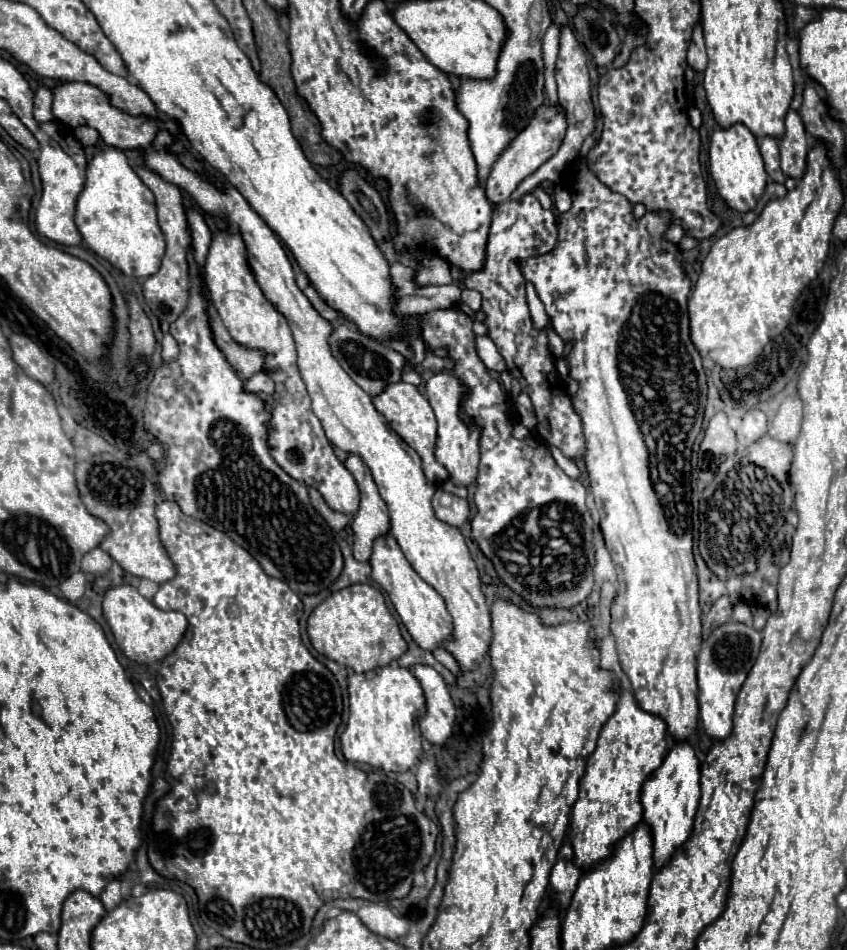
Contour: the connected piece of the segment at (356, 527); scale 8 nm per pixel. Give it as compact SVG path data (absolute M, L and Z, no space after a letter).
M350 455L344 465L354 475L360 487L360 509L352 521L352 531L354 531L352 551L354 551L354 559L364 563L372 555L374 539L390 531L390 513L384 499L380 497L376 489L370 469L362 463L362 459L356 455Z

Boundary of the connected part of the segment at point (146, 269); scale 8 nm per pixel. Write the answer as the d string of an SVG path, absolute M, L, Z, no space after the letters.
M104 147L92 157L74 221L84 243L126 277L150 277L158 271L166 245L156 219L154 195L132 171L122 149Z

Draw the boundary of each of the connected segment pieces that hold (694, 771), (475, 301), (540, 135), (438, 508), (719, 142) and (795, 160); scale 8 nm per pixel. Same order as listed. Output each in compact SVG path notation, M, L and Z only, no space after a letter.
M676 743L664 763L642 785L644 823L652 833L654 843L654 869L662 867L666 859L690 837L694 815L700 799L700 763L690 743Z
M465 288L461 294L461 301L477 311L481 308L482 297L477 291Z
M546 101L542 107L538 107L534 119L530 119L530 123L510 141L510 147L506 147L506 151L494 163L490 177L486 181L486 197L492 203L506 201L522 179L532 175L542 163L546 163L560 149L564 135L566 135L566 111L562 111L560 105L550 105Z
M442 489L436 491L432 505L434 505L436 517L448 525L454 525L454 527L460 527L470 515L470 507L468 507L466 499L460 499L460 497L446 493Z
M734 123L728 129L722 127L714 129L714 133L710 135L710 175L718 187L718 193L726 199L730 207L734 207L740 213L754 209L758 197L766 187L768 175L764 169L756 137L746 125Z
M790 109L786 115L786 133L778 141L780 145L780 165L784 175L792 179L800 179L806 169L806 153L808 153L808 137L802 125L798 111Z

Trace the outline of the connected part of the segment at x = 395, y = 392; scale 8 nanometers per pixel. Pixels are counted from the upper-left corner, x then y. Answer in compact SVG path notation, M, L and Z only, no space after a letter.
M404 381L398 383L390 383L390 387L386 387L380 395L376 395L372 399L374 407L388 419L390 427L420 455L422 459L422 469L424 475L428 477L428 481L432 483L442 483L448 479L448 471L434 459L434 445L436 445L436 433L434 433L434 411L428 403L428 399L424 395L420 395L420 391Z

